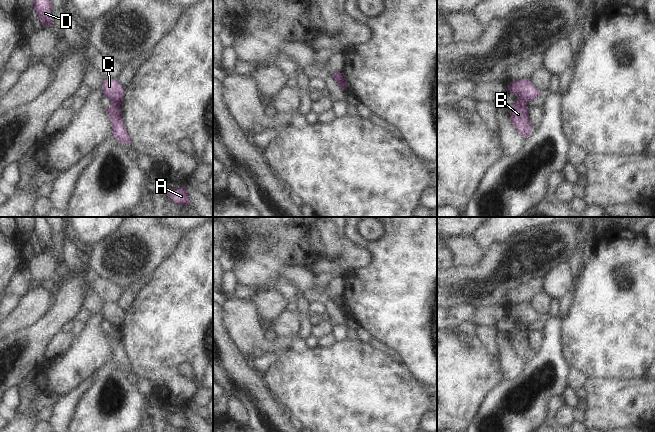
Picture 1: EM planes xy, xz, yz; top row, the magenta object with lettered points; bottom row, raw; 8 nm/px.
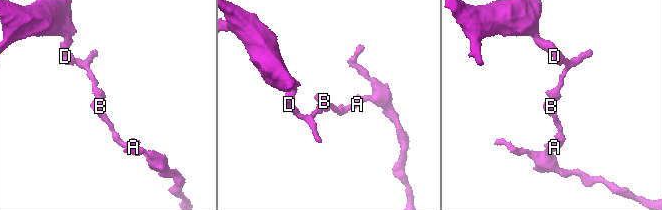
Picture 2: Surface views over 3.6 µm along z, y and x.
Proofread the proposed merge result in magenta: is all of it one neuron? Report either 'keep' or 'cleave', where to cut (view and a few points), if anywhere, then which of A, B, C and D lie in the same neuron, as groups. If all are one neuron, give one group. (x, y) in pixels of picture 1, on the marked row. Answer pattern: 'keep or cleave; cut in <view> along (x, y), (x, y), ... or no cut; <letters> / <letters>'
cleave; cut in yz along (518, 98), (527, 103); A B / C D

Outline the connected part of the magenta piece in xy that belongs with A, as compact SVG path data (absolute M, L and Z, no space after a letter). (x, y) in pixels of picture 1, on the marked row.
M182 187L180 189L169 189L168 197L174 200L176 203L181 205L190 205L190 200L186 188Z

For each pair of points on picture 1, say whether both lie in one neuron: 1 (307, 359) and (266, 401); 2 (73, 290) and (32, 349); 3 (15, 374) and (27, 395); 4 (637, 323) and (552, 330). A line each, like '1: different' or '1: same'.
1: different
2: same
3: different
4: different

